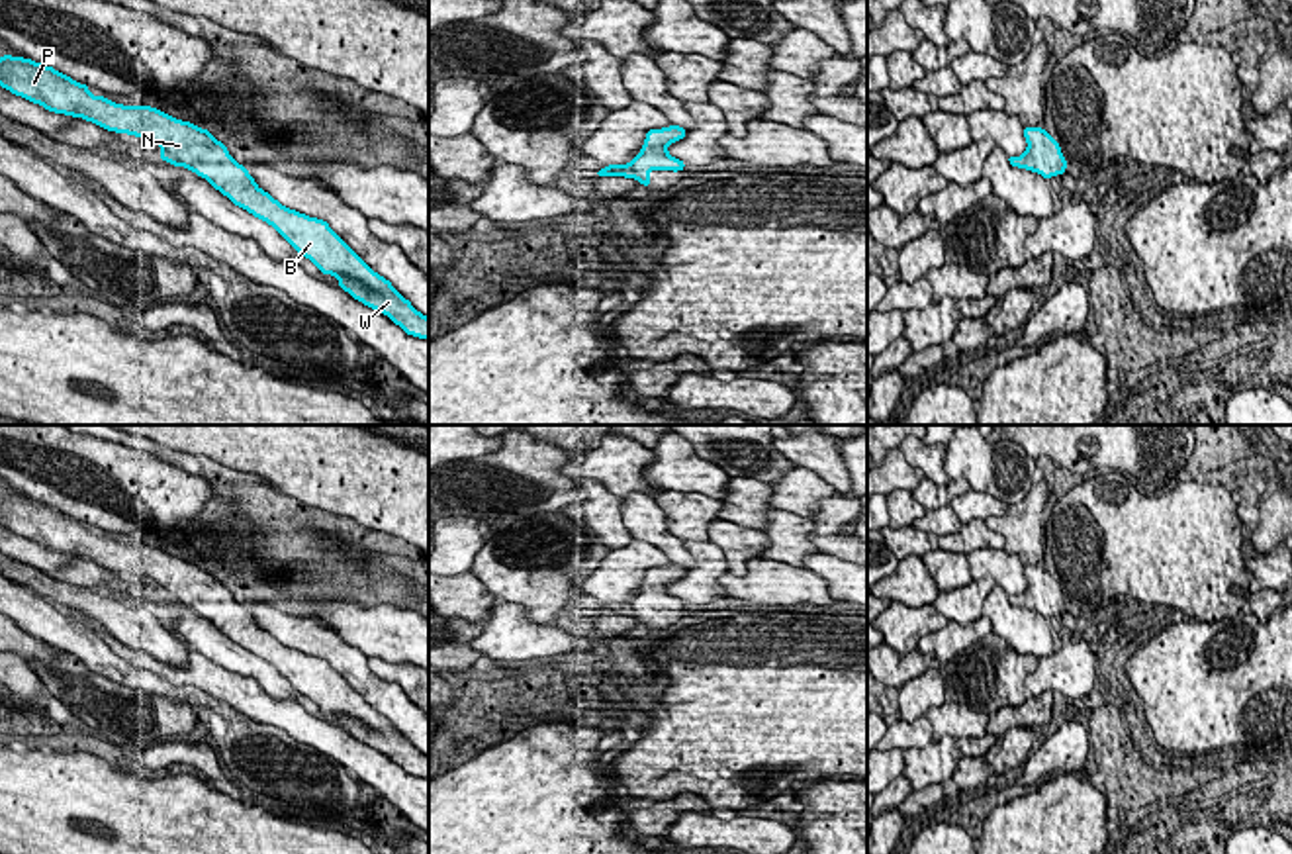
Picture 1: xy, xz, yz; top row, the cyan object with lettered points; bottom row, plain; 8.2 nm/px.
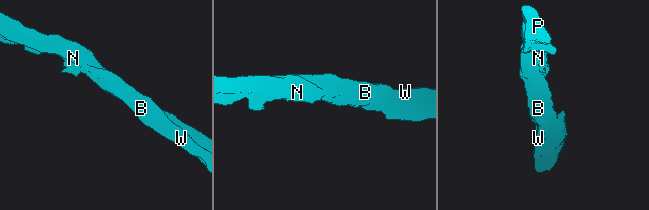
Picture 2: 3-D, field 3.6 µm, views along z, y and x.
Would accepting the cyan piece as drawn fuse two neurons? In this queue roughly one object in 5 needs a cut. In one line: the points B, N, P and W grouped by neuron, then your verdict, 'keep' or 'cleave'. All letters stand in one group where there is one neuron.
B N P W | keep

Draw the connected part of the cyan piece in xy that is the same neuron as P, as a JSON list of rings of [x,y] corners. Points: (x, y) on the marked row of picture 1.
[[[0,57],[0,86],[49,112],[151,139],[162,149],[161,161],[204,176],[235,206],[272,225],[321,274],[333,274],[354,300],[388,315],[407,335],[429,341],[429,317],[417,311],[390,280],[374,272],[327,221],[288,210],[260,190],[249,170],[208,129],[151,106],[123,106],[106,96],[92,96],[86,84],[23,57]]]

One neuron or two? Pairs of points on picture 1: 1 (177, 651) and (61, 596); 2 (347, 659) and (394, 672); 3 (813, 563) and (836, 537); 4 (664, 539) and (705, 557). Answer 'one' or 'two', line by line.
1: one
2: two
3: two
4: two

